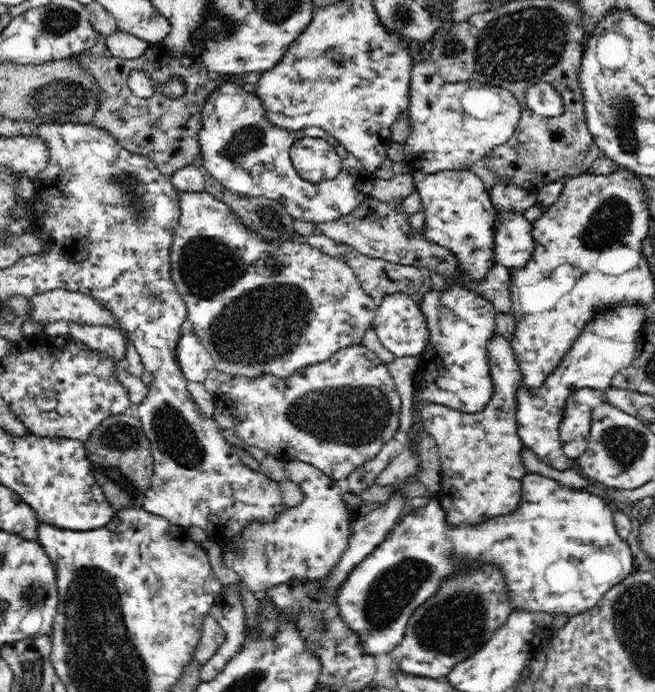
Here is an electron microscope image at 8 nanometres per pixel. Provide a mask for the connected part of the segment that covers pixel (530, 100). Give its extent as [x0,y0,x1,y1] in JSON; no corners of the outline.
[525,82,565,117]

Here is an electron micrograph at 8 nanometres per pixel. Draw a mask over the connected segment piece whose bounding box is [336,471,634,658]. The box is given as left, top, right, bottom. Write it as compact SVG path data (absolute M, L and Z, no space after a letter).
M527 472L526 476L522 478L521 484L521 500L518 504L518 510L508 514L507 516L500 516L481 524L472 526L460 526L452 527L448 522L446 513L440 506L438 501L433 495L430 497L428 504L422 508L413 509L411 513L404 516L404 519L388 534L388 538L384 539L384 542L372 552L362 563L360 563L354 570L352 570L346 584L342 587L342 590L338 592L337 602L338 610L340 611L340 618L346 622L348 627L352 631L356 632L356 636L366 654L372 657L380 656L380 654L388 654L392 650L396 649L396 646L400 644L400 641L404 638L405 630L412 616L412 613L426 600L432 598L434 594L438 594L440 590L440 584L448 578L448 575L453 575L456 571L465 571L466 569L475 569L482 563L490 563L490 565L496 565L504 571L506 584L508 584L508 590L510 590L510 600L508 603L514 606L516 609L528 611L528 612L544 612L550 615L552 614L568 614L568 616L579 615L581 612L590 610L595 607L596 603L606 594L611 591L616 584L623 583L624 580L632 574L634 570L632 562L634 562L633 553L630 550L630 546L625 542L625 539L620 537L618 530L616 529L616 522L614 521L614 508L610 502L602 501L602 498L596 494L592 494L585 489L575 489L557 480L542 476L540 473Z

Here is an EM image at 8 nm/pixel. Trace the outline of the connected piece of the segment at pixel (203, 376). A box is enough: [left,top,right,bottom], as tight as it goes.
[176,329,215,384]

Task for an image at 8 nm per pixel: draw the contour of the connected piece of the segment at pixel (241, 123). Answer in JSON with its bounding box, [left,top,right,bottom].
[197,82,373,223]

